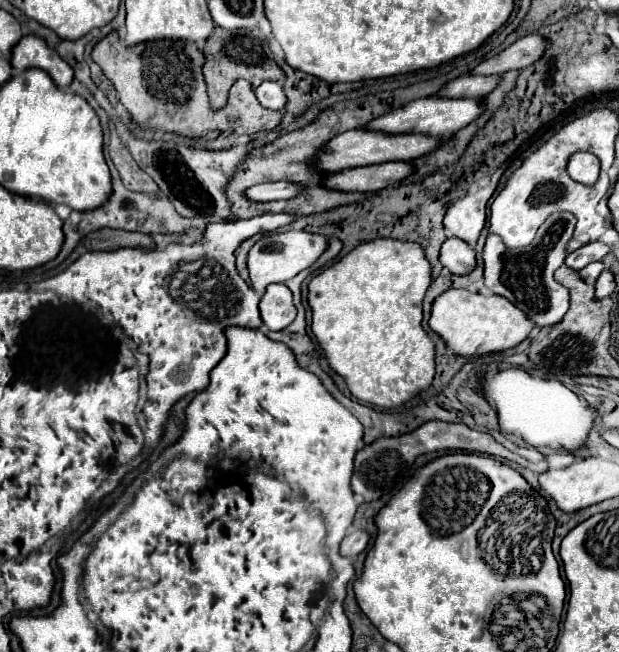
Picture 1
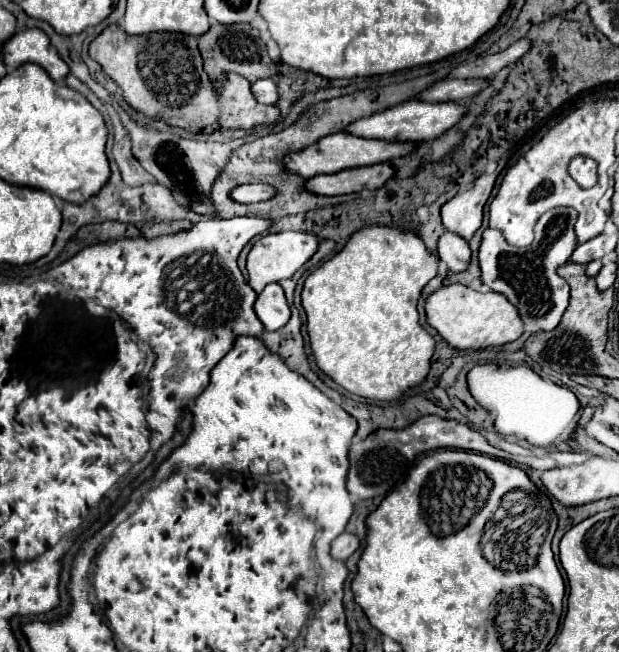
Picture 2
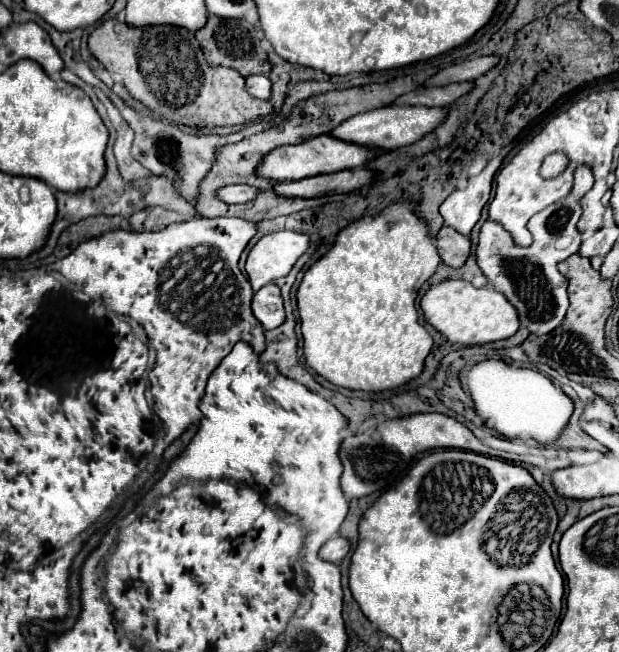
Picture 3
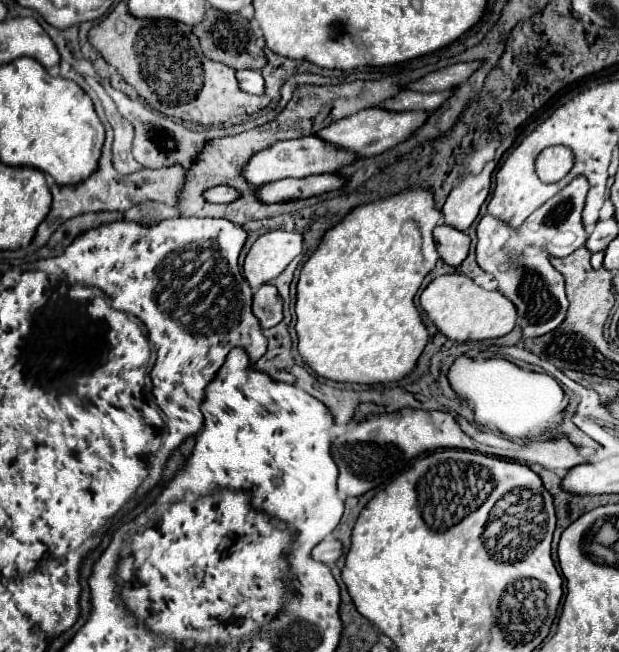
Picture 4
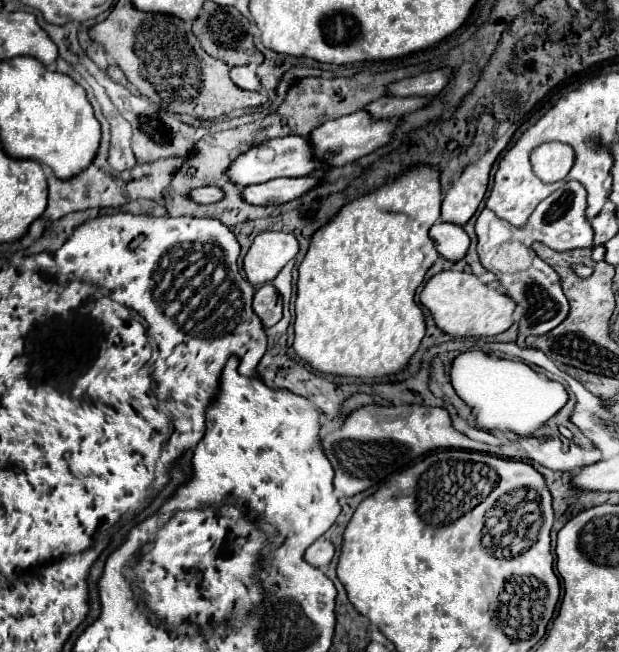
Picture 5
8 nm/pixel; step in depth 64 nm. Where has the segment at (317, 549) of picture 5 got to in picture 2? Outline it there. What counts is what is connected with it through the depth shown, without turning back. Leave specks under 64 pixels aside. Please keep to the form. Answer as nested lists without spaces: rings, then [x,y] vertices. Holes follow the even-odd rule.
[[[344,532],[332,542],[330,554],[336,560],[346,560],[350,554],[354,554],[356,548],[358,548],[358,538],[354,534],[350,534],[350,532]]]

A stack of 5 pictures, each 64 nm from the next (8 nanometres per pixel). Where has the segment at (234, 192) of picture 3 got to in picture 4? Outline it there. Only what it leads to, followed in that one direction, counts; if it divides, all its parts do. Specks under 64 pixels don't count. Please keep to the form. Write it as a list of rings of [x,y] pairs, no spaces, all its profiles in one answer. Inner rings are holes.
[[[216,186],[216,188],[208,188],[204,192],[206,202],[230,202],[236,198],[238,198],[238,192],[230,186]]]

